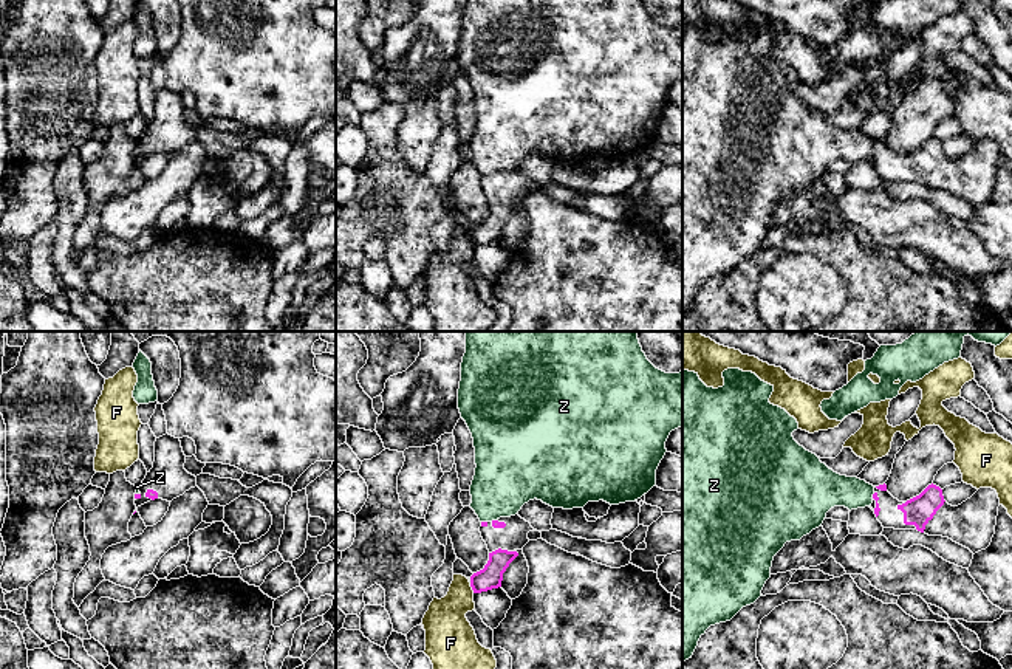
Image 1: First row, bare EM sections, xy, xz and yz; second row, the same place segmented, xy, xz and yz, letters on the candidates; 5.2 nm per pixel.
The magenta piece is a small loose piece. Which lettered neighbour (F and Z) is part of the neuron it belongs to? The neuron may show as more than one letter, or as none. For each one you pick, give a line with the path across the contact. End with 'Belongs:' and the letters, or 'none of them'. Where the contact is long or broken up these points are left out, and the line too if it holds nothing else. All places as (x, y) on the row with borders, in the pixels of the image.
Belongs: none of them

